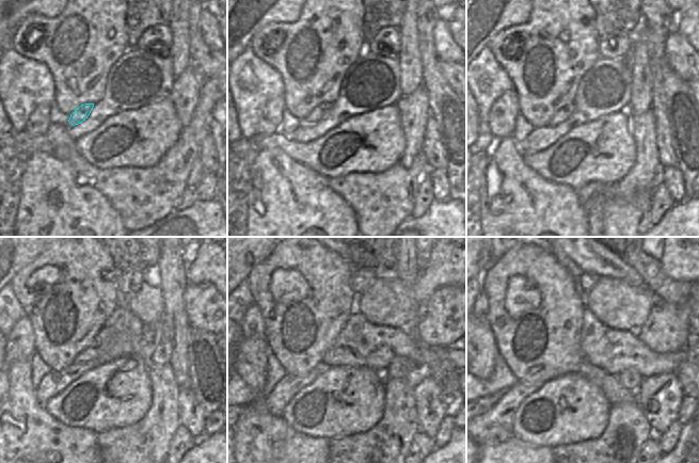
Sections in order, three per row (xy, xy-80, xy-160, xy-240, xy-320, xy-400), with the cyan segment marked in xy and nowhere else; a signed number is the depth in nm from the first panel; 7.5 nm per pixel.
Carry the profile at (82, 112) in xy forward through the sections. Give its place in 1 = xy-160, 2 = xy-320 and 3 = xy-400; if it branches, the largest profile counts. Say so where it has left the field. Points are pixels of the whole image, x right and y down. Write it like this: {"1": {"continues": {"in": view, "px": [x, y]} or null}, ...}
{"1": {"continues": {"in": "xy-160", "px": [561, 115]}}, "2": {"continues": {"in": "xy-320", "px": [360, 342]}}, "3": {"continues": {"in": "xy-400", "px": [615, 351]}}}

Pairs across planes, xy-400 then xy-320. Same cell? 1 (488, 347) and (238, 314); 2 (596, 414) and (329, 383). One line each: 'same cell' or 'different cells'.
1: different cells
2: same cell

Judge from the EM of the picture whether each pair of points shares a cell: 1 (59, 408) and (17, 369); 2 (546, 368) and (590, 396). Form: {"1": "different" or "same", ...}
{"1": "different", "2": "different"}

